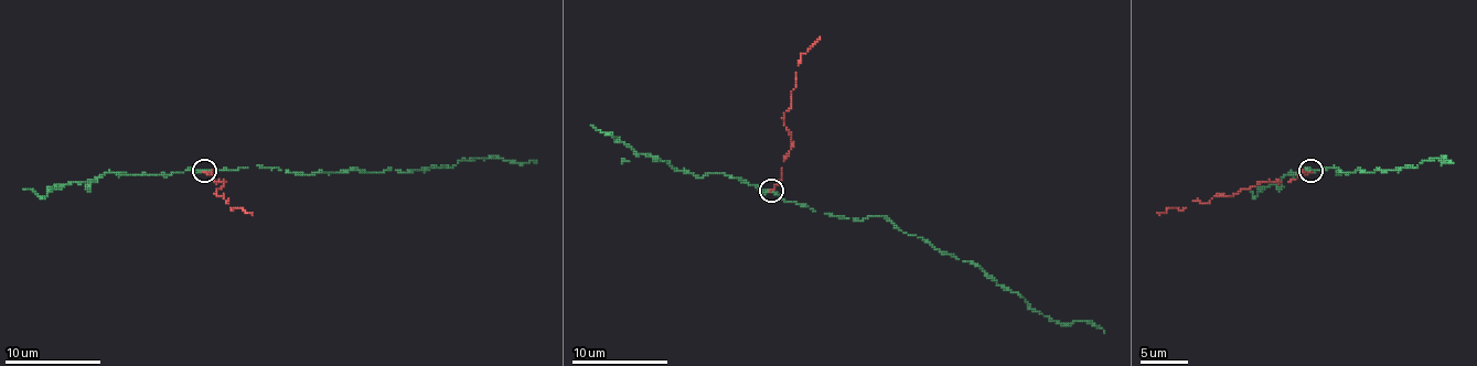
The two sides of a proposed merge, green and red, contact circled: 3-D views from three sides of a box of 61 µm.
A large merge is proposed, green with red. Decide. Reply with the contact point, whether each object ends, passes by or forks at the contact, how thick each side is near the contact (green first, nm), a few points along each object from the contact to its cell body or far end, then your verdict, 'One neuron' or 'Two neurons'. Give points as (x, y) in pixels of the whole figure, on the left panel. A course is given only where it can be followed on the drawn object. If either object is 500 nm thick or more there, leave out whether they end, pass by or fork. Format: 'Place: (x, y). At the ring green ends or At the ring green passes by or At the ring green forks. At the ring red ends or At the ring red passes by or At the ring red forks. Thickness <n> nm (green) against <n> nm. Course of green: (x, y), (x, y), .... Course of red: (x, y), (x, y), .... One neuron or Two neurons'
Place: (204, 171). At the ring green passes by. At the ring red ends. Thickness 240 nm (green) against 240 nm. Course of green: (204, 170), (238, 170), (257, 165), (314, 174), (409, 172), (452, 168), (460, 160), (477, 158), (536, 162). Course of red: (204, 172), (214, 176), (214, 182), (224, 182), (216, 194), (224, 196), (231, 208), (253, 213). Two neurons

